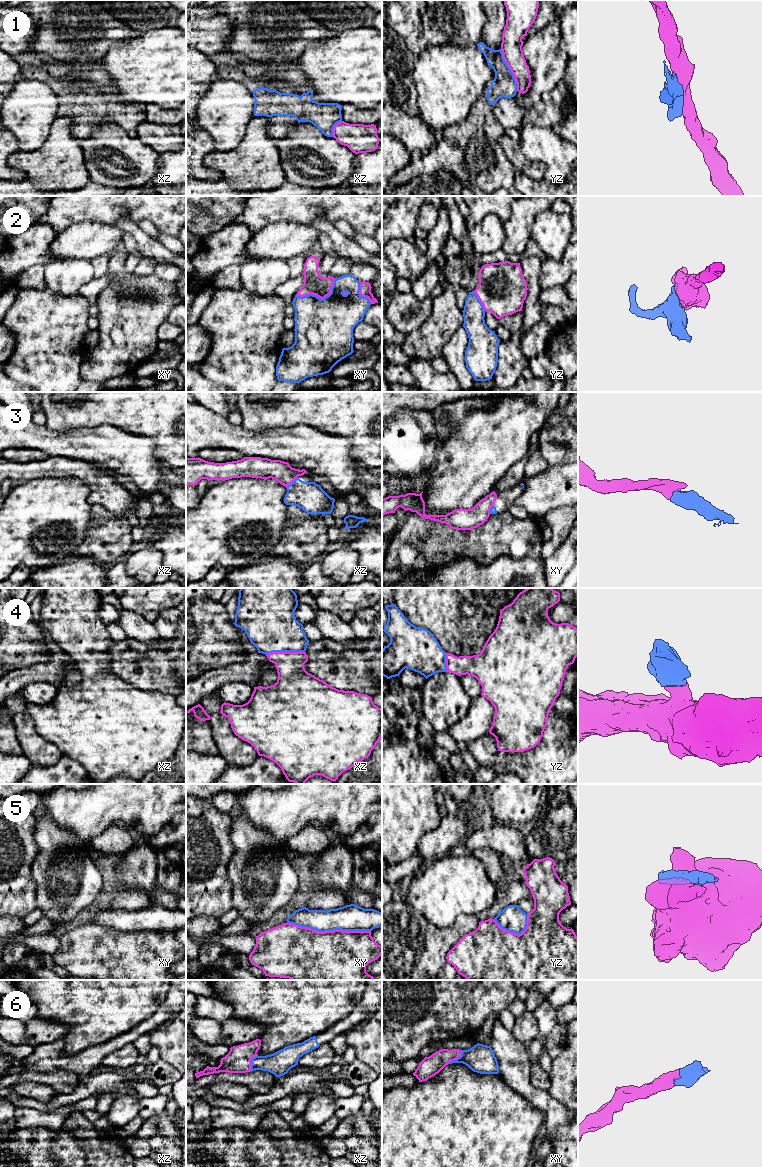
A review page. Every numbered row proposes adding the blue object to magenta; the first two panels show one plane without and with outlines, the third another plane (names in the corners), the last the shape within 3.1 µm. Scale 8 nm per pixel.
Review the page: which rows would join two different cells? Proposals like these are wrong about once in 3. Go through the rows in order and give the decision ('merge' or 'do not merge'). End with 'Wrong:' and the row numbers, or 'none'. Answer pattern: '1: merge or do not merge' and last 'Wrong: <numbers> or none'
1: do not merge
2: merge
3: merge
4: merge
5: do not merge
6: merge
Wrong: 1, 5

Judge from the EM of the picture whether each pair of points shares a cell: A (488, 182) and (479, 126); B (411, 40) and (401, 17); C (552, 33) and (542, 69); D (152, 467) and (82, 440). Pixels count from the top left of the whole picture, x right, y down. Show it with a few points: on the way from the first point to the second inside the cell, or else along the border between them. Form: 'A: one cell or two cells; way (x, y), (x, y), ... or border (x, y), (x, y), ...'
A: one cell; way (485, 168), (485, 159), (481, 155), (481, 140)
B: one cell; way (411, 34), (411, 30), (404, 23)
C: one cell; way (546, 42), (544, 45), (544, 60)
D: one cell; way (135, 458), (107, 444), (99, 444)

